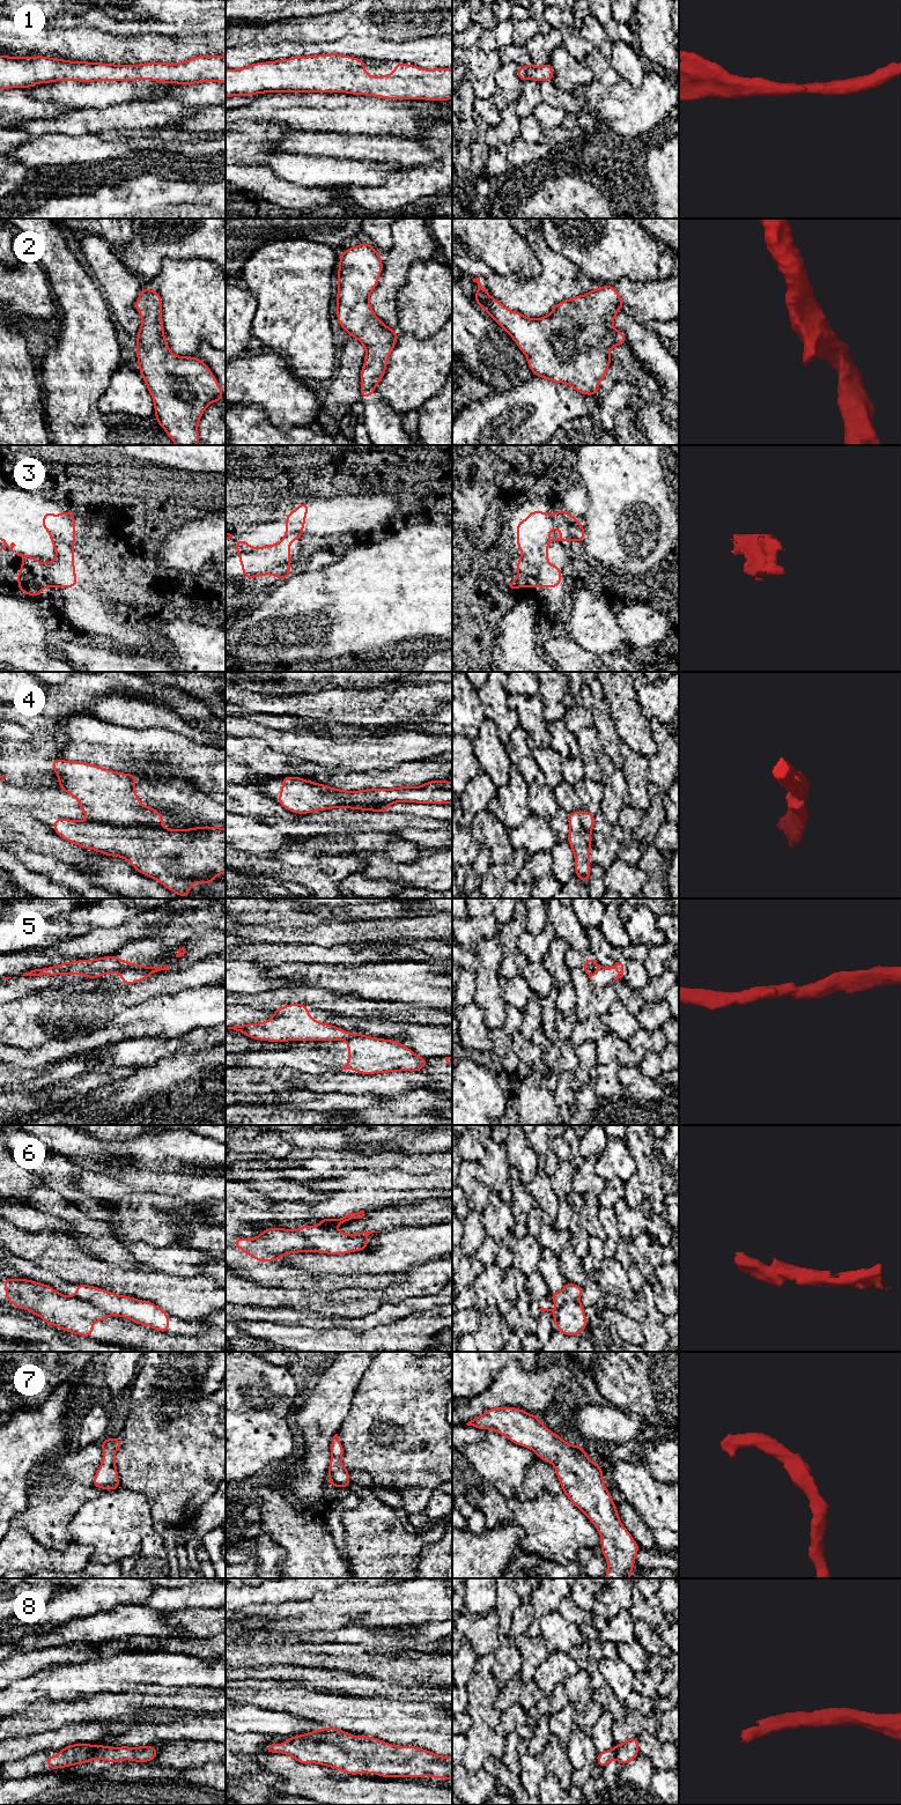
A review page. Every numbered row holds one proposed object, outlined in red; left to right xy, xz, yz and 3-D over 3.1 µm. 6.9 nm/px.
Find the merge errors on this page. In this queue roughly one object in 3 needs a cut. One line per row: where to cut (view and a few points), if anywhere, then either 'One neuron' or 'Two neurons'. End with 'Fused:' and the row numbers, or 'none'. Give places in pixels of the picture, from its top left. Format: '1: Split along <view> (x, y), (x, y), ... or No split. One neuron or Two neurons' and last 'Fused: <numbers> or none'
1: No split. One neuron
2: No split. One neuron
3: No split. One neuron
4: Split along xy (91, 819), (118, 825), (162, 826). Two neurons
5: Split along yz (597, 963), (589, 975). Two neurons
6: Split along xy (74, 1296), (88, 1301), (106, 1315). Two neurons
7: No split. One neuron
8: No split. One neuron
Fused: 4, 5, 6

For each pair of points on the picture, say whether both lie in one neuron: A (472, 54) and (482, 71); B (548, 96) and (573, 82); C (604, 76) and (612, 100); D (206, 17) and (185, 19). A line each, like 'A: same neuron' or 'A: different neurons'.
A: same neuron
B: different neurons
C: different neurons
D: same neuron

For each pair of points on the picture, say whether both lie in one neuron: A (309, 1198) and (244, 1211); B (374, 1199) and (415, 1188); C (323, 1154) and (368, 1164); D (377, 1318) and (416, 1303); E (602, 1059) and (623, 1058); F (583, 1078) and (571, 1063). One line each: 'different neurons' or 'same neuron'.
A: different neurons
B: same neuron
C: same neuron
D: same neuron
E: same neuron
F: different neurons

